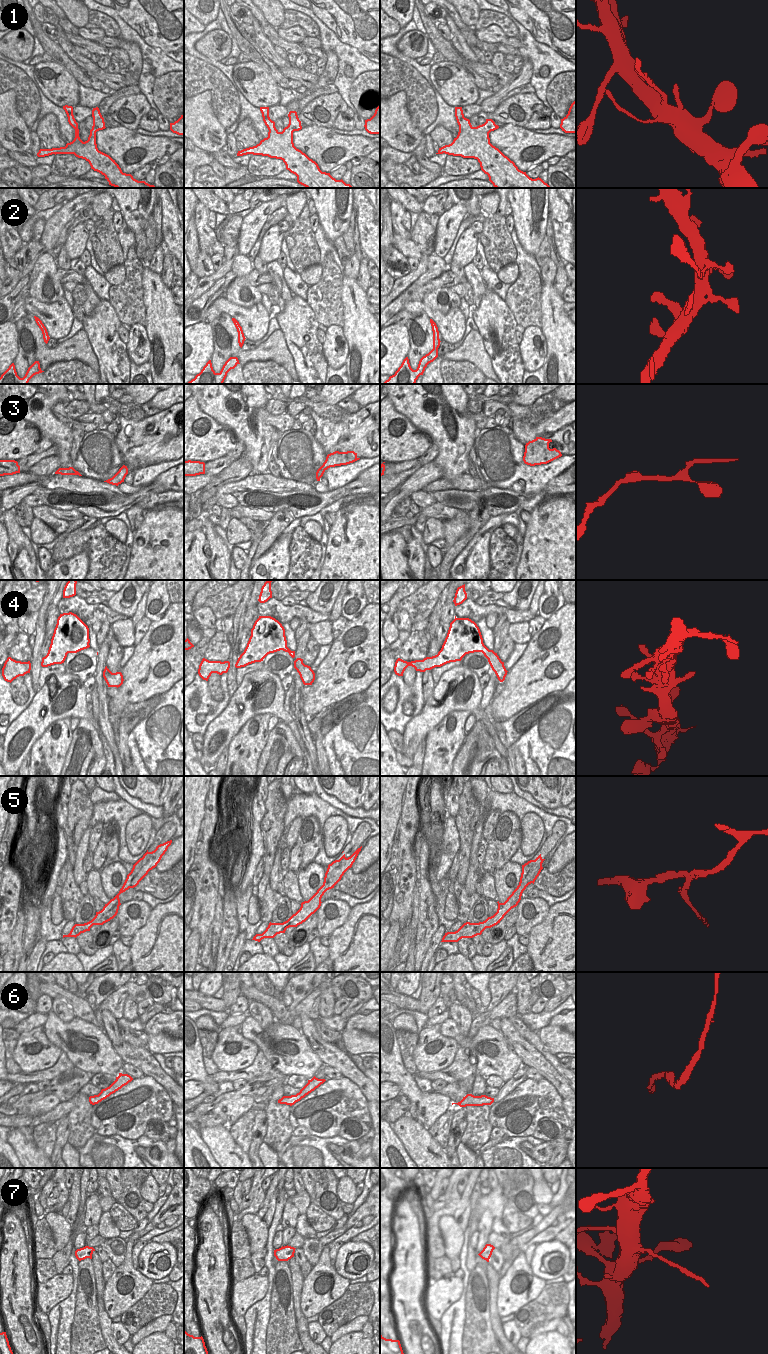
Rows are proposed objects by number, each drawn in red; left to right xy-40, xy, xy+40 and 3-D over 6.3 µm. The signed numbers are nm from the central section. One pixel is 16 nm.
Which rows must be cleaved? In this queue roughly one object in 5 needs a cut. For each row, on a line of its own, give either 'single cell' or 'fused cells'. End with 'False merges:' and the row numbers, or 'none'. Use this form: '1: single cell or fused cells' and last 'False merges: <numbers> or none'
1: single cell
2: single cell
3: single cell
4: single cell
5: fused cells
6: single cell
7: single cell
False merges: 5

